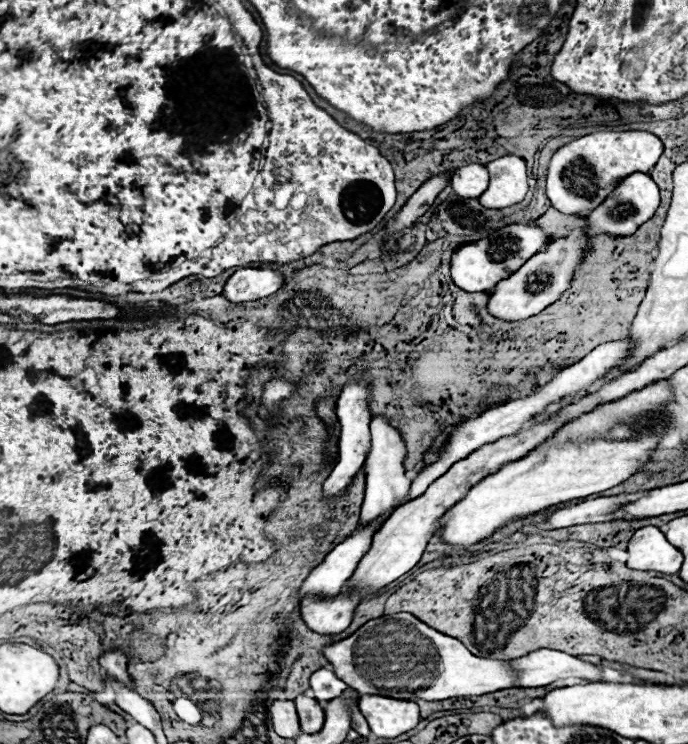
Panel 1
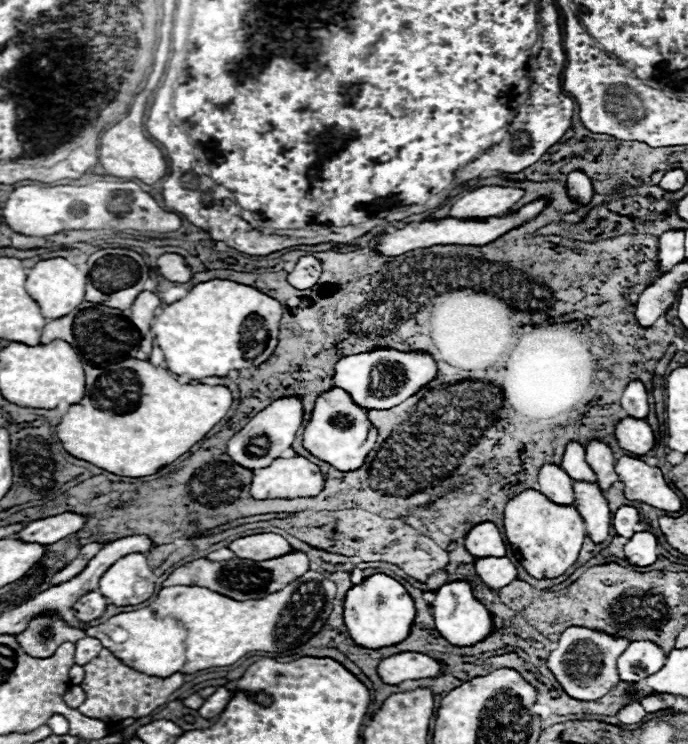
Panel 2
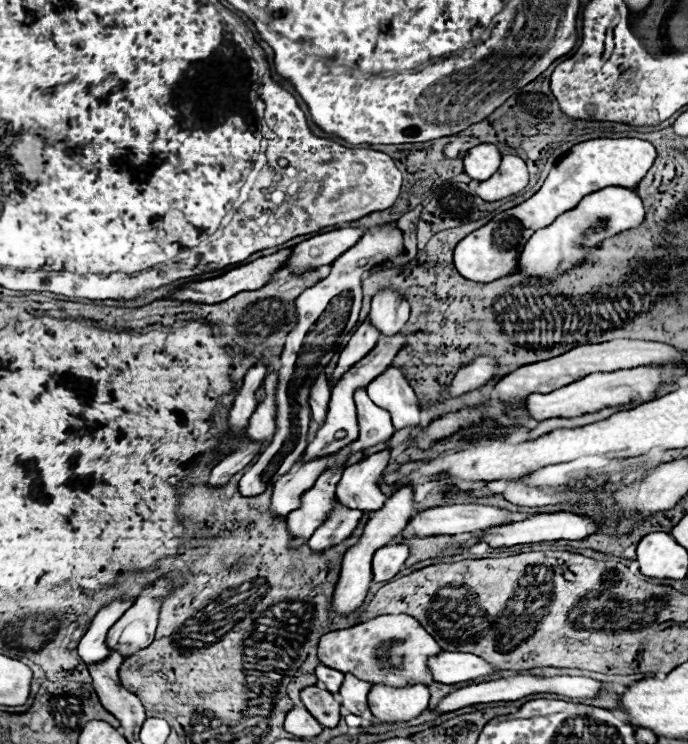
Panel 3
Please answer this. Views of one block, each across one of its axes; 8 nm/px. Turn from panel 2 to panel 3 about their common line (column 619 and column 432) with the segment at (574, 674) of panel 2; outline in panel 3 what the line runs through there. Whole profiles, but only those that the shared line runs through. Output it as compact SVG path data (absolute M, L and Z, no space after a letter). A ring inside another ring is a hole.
M386 614L352 628L328 632L326 636L320 638L318 644L318 658L322 664L340 670L344 674L352 672L364 682L386 684L392 688L404 688L412 684L430 686L434 678L428 668L428 658L438 656L440 652L442 648L420 626L416 618L398 614Z

